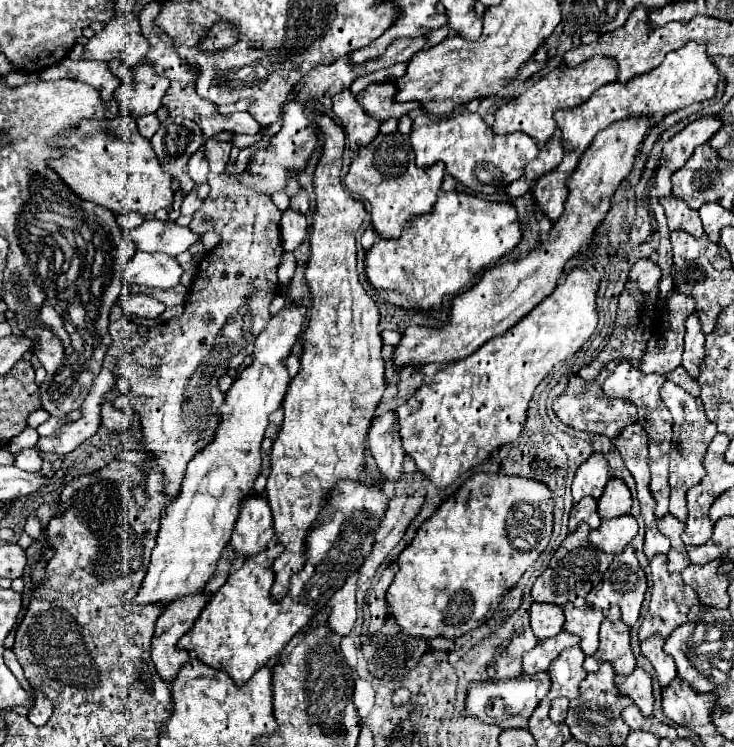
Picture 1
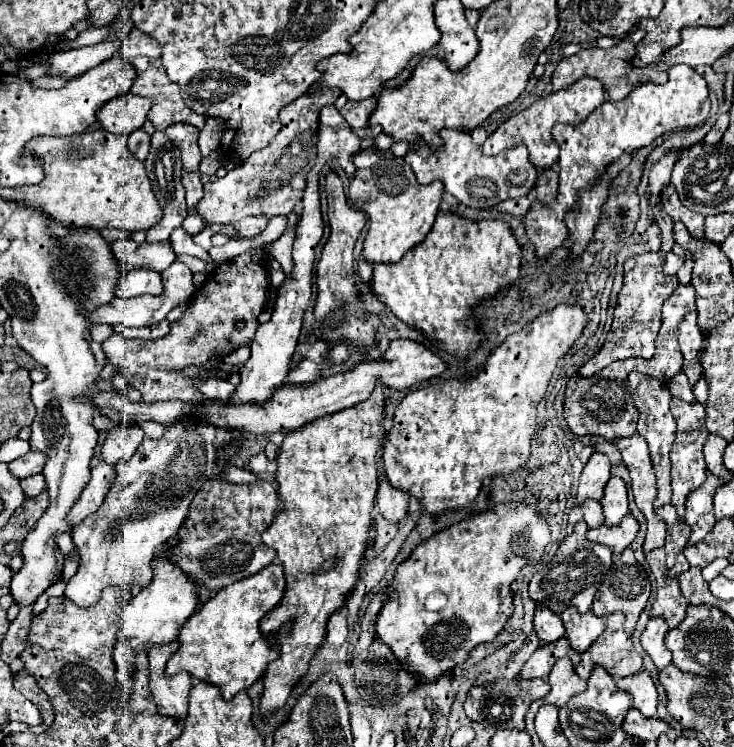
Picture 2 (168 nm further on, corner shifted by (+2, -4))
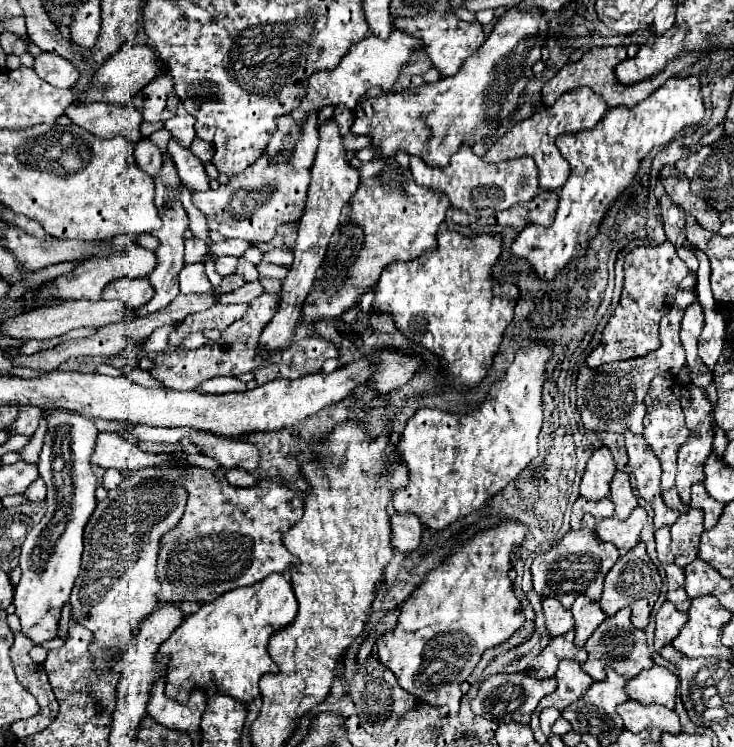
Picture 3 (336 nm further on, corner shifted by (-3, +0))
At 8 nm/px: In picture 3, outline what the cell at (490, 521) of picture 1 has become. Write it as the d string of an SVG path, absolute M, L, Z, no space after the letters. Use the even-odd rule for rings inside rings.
M506 521L494 529L474 535L440 567L432 569L426 581L412 593L412 597L402 603L396 629L378 637L378 661L396 675L398 685L414 695L418 703L444 709L448 717L458 715L460 699L464 695L460 691L460 685L468 681L482 653L504 643L512 637L514 631L524 625L522 605L512 591L512 581L508 579L508 571L512 569L512 555L522 545L524 535L526 527L516 521Z

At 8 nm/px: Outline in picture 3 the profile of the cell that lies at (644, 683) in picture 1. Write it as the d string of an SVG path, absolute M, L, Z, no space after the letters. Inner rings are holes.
M660 665L642 671L638 677L626 683L626 693L630 699L644 705L658 703L668 709L674 709L676 689L678 689L678 677Z

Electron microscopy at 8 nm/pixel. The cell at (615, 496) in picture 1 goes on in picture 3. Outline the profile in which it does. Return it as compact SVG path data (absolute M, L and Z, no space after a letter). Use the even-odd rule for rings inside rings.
M616 471L614 479L612 479L612 489L610 489L610 499L616 505L616 517L618 519L626 519L638 505L632 487L630 487L630 479L628 473Z

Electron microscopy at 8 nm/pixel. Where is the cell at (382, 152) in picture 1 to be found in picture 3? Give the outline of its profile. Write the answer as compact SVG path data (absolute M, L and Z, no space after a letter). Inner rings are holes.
M352 159L350 165L360 171L360 187L350 199L352 211L348 215L348 221L362 227L364 241L358 257L348 267L348 273L332 289L330 279L318 279L314 283L314 289L310 291L302 309L302 321L336 319L338 315L360 303L360 297L378 283L378 277L388 263L414 261L420 255L434 251L438 227L444 221L446 209L450 207L446 197L442 197L438 191L418 187L410 175L410 169L400 167L394 159L372 159L366 163Z

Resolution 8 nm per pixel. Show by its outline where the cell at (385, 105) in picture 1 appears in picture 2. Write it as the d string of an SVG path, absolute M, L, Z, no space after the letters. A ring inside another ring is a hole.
M373 95L373 99L363 99L361 103L347 101L347 105L341 109L341 115L351 125L351 129L361 139L365 139L367 137L367 121L369 121L369 115L375 111L375 107L377 107L377 95Z

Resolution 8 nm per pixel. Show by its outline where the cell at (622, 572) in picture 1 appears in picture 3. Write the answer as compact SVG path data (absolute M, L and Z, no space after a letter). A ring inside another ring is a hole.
M638 543L626 555L622 555L616 561L616 565L608 571L608 575L604 579L604 593L602 593L602 599L600 599L600 607L606 615L614 615L618 609L630 607L632 625L638 627L638 629L644 629L650 621L650 611L652 611L652 607L654 607L654 603L660 595L660 587L662 587L662 579L660 579L656 565L648 557L646 545Z

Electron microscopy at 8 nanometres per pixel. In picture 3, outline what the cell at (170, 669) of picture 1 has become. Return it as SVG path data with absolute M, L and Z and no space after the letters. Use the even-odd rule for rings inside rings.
M160 677L152 685L152 695L148 703L148 715L174 731L200 731L200 719L206 709L206 693L202 689L194 689L190 695L190 701L186 705L180 705L176 699L170 699L164 695L164 677Z

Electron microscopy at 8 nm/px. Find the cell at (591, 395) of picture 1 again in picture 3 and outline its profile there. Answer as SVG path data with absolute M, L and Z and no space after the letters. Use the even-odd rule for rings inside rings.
M694 289L688 291L678 291L672 309L662 317L660 327L662 327L662 347L656 349L654 353L640 357L640 359L630 359L622 363L608 363L598 369L590 367L580 367L578 373L578 411L582 415L582 423L588 431L612 431L612 433L642 433L644 425L642 419L646 415L646 407L642 407L642 401L646 397L650 379L656 376L677 377L678 371L686 363L682 343L680 343L680 321L684 315L684 309L696 299ZM604 379L604 381L600 381ZM608 379L608 381L606 381Z

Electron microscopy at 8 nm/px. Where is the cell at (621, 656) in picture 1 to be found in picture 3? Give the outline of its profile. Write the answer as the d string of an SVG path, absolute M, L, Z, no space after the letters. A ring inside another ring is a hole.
M620 609L616 615L608 617L596 631L594 635L590 635L590 639L586 641L586 651L588 651L588 661L582 665L582 669L594 679L594 681L602 681L606 677L606 669L612 667L616 673L624 675L626 679L634 679L636 675L640 675L644 669L650 669L654 665L652 653L648 649L646 643L646 635L642 629L636 629L630 623L630 609Z

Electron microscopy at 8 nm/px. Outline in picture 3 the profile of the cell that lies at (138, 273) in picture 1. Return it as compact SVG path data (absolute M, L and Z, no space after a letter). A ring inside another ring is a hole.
M122 277L116 279L114 283L106 285L102 291L102 299L116 299L122 301L130 309L138 309L146 305L154 297L154 289L150 287L148 279L130 279Z

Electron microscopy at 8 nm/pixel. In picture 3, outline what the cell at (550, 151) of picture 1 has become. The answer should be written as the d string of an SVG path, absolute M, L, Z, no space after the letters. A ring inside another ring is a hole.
M542 189L530 203L524 205L524 209L528 211L528 223L550 227L558 209L558 193Z

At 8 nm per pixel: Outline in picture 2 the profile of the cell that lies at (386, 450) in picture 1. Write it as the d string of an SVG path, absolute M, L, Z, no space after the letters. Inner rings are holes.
M381 473L381 483L377 489L377 507L383 513L383 517L393 523L401 523L407 515L407 505L409 493L395 491L395 487L389 487L389 479L385 479L385 473Z

